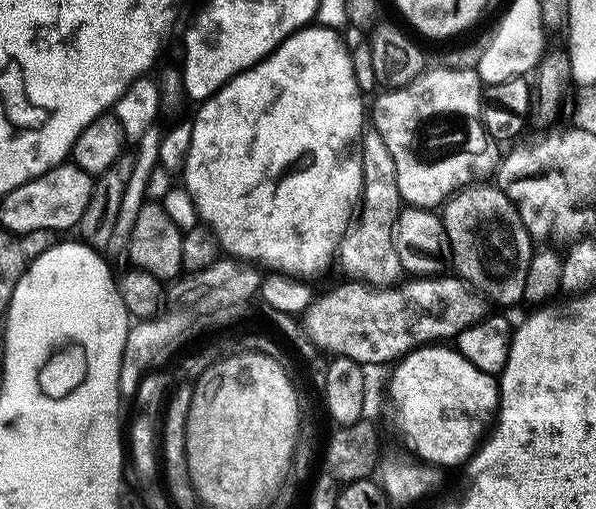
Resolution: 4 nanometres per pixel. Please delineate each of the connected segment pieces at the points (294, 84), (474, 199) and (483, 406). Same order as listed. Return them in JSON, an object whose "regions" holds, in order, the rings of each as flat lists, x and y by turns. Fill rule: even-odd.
{"regions":[[[303,27,281,41,259,64,238,73,196,108,198,109,196,120,191,121,190,150,182,169,182,177,184,176,182,184,194,198,194,206,198,210,203,227,212,231,217,245,223,251,225,248,228,251,225,253,229,257,241,262,251,262,261,269,268,268,264,270,271,270,276,274,297,278,320,276,331,264,333,267,334,261,337,259,340,243,354,223,354,217,360,207,360,195,364,189,360,142,366,131,366,104,364,108,366,96,361,92,358,82,354,82,354,66,349,45,344,45,336,36,339,35,337,29,334,28]],[[488,182,462,188,448,197,442,208,442,219,455,275,472,285,491,303,492,300,496,304,521,303,534,241,504,191]],[[425,346,423,348,416,348,414,351,405,354,405,356,401,356,393,368,396,368,392,372,392,404,396,407,396,424,400,427,400,432,404,435,405,442,416,451,413,453,423,460,425,464,435,464,444,470,454,467,455,464,460,464,460,466,467,465,468,461,472,458,473,452,480,447,482,441,485,439,486,433,489,431,490,425,493,423,499,409,500,390,497,377,478,370,478,366,474,366,474,362,466,362,466,358,462,358,462,354,452,346]]]}

